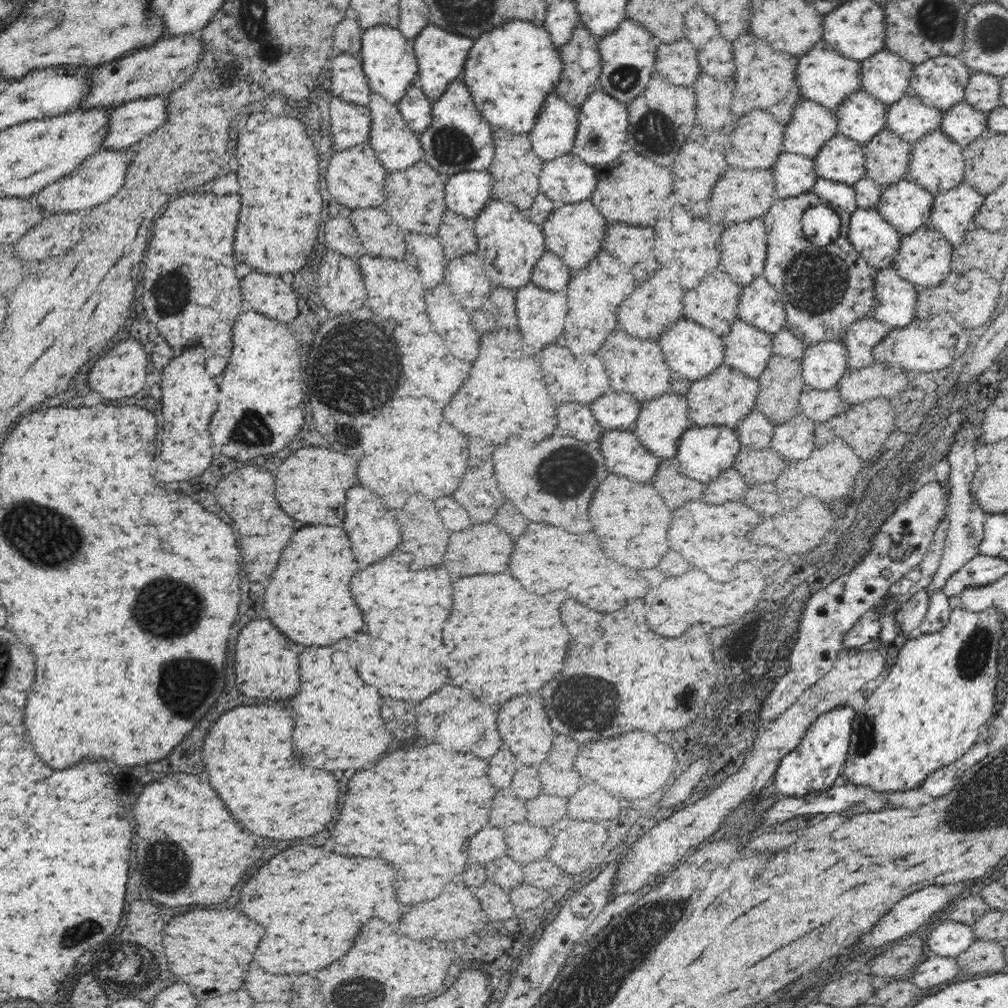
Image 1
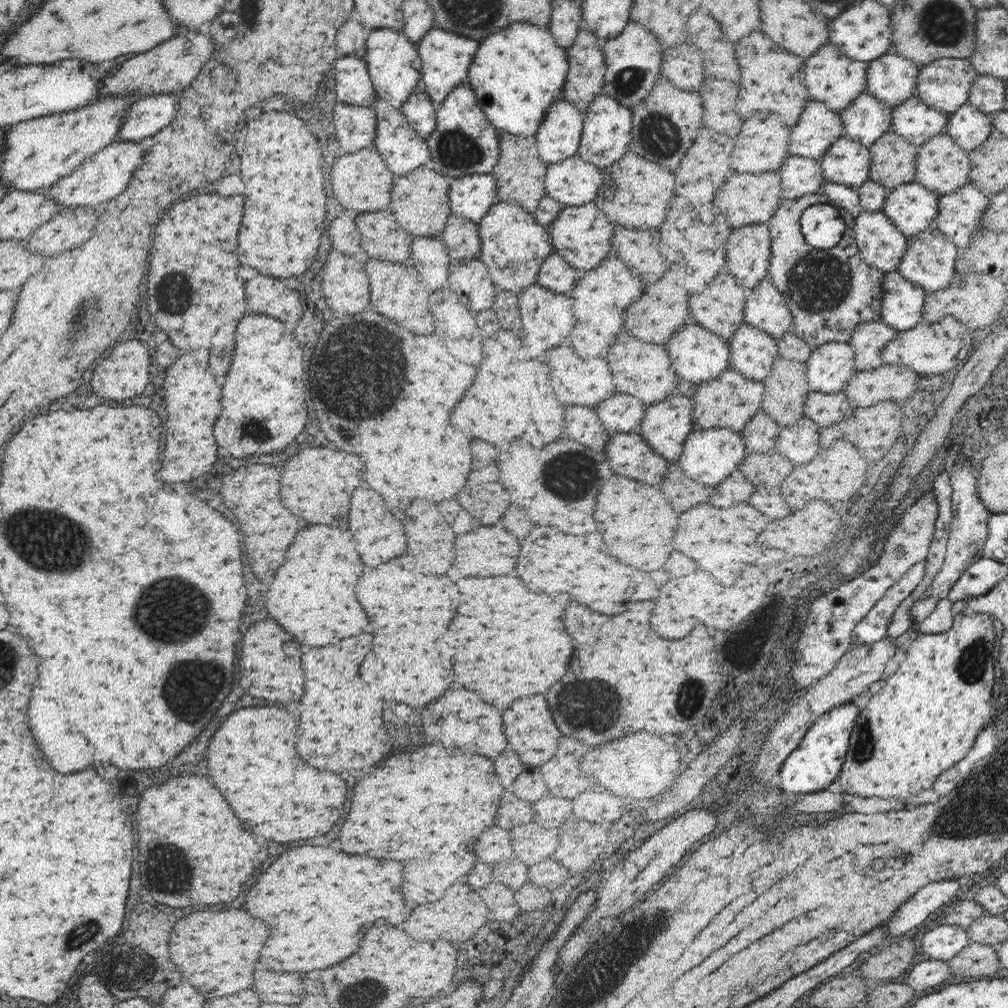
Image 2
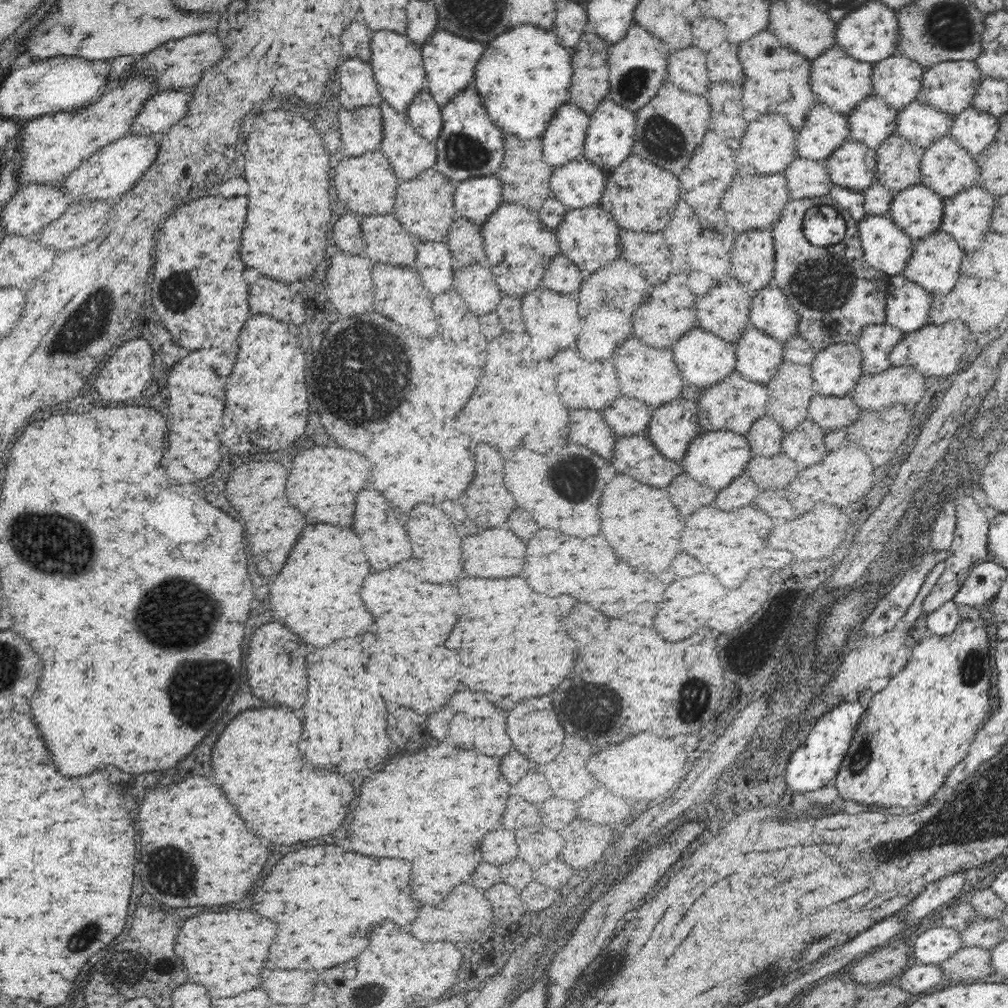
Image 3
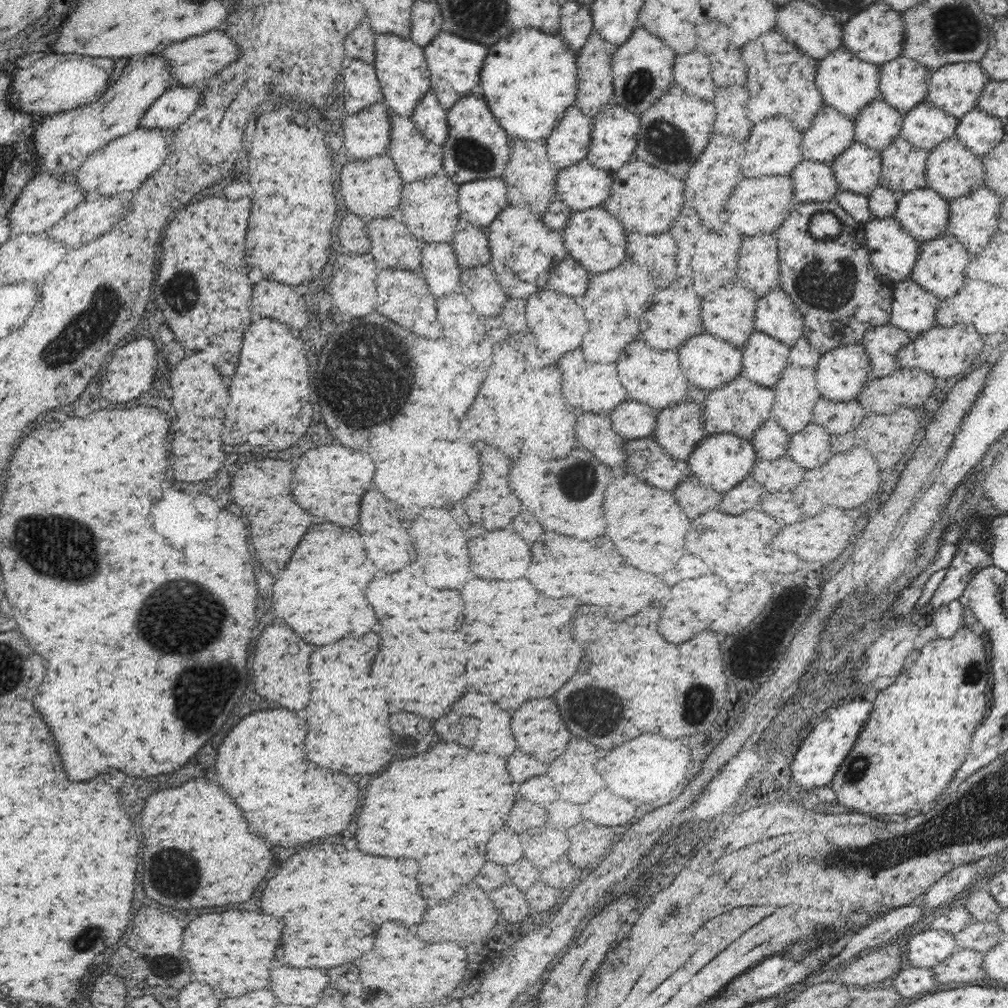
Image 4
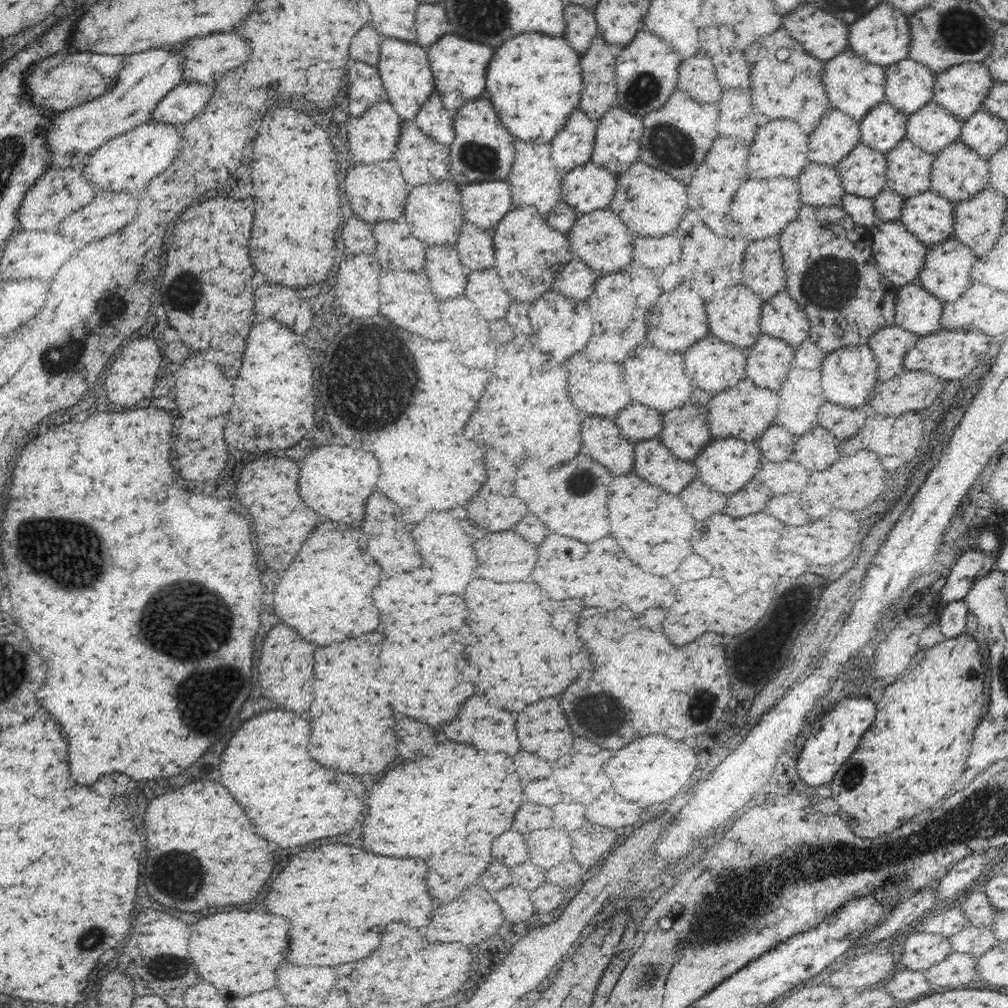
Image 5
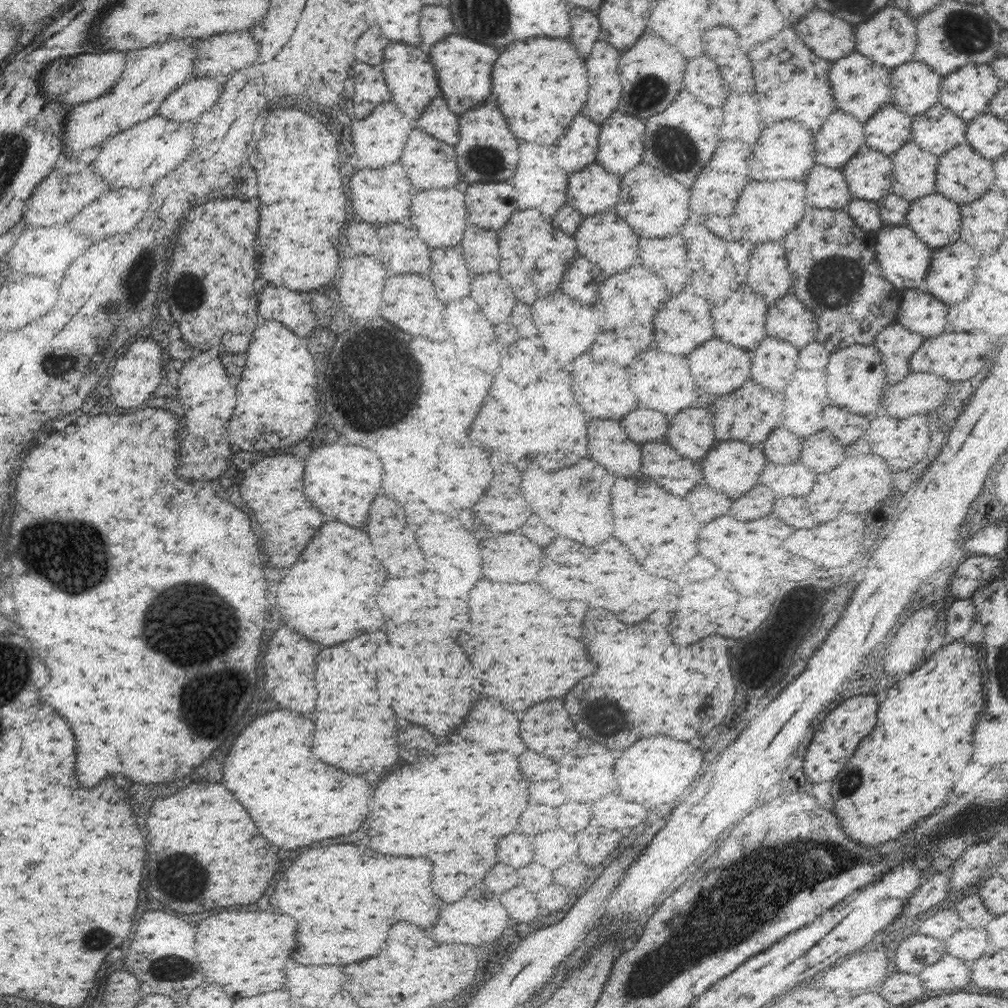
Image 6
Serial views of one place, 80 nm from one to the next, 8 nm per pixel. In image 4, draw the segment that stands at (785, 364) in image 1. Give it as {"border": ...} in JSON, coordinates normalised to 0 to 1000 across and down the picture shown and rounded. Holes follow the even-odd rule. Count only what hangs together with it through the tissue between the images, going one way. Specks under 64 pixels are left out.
{"border":[[[782,363],[769,381],[772,401],[766,407],[766,415],[778,423],[780,429],[792,429],[808,415],[808,401],[813,392],[810,382],[809,365]]]}

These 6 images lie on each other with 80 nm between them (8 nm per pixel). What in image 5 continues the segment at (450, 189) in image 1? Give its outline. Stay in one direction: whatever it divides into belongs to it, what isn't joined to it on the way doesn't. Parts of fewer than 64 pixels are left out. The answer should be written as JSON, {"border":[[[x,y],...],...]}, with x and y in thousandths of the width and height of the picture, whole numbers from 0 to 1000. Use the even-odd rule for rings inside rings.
{"border":[[[498,178],[463,182],[457,194],[460,216],[485,228],[511,206],[506,184]]]}

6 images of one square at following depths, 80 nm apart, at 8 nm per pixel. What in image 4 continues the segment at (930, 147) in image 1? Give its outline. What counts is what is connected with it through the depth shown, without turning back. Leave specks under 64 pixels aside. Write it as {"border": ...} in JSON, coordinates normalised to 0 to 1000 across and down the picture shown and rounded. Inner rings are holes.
{"border":[[[950,137],[937,140],[922,151],[919,163],[921,187],[937,196],[952,196],[964,190],[962,185],[974,181],[974,161]]]}

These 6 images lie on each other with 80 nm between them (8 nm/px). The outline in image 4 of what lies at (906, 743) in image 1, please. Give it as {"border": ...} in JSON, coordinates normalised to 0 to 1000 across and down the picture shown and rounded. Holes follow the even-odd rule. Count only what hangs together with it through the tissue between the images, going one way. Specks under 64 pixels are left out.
{"border":[[[956,620],[953,625],[950,625],[949,629],[946,629],[942,633],[935,633],[922,629],[914,636],[909,648],[906,650],[911,651],[911,655],[907,655],[907,659],[904,662],[897,664],[897,667],[889,673],[889,677],[885,681],[881,681],[879,685],[875,685],[873,690],[867,694],[865,712],[859,716],[855,728],[851,730],[843,748],[841,748],[838,756],[830,764],[827,776],[823,778],[823,782],[827,782],[827,786],[831,790],[829,795],[833,796],[833,800],[849,804],[849,806],[865,810],[865,812],[883,813],[881,810],[885,810],[885,808],[897,808],[901,804],[913,804],[913,802],[921,800],[923,796],[927,796],[935,788],[935,784],[944,776],[944,772],[946,772],[948,764],[952,762],[952,758],[958,754],[960,744],[962,744],[962,732],[964,732],[964,728],[968,726],[970,718],[974,716],[974,712],[978,708],[978,698],[980,698],[980,694],[978,694],[978,679],[980,679],[982,655],[978,650],[978,645],[976,645],[976,635],[978,633],[973,628],[969,628],[965,623],[959,624]]]}

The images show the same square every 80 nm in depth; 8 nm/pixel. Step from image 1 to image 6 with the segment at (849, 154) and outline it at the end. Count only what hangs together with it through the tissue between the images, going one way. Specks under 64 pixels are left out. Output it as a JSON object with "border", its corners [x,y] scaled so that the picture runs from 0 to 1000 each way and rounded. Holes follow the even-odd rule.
{"border":[[[855,145],[849,155],[835,167],[843,194],[873,200],[885,189],[886,163],[878,152]]]}

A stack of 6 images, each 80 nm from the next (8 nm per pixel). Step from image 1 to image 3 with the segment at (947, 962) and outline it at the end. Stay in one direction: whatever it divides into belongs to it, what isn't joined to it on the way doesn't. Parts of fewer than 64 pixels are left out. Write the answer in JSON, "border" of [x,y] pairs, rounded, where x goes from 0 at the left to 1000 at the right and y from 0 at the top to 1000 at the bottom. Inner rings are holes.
{"border":[[[904,955],[885,975],[903,986],[915,986],[919,982],[929,980],[933,974],[935,974],[933,958]]]}

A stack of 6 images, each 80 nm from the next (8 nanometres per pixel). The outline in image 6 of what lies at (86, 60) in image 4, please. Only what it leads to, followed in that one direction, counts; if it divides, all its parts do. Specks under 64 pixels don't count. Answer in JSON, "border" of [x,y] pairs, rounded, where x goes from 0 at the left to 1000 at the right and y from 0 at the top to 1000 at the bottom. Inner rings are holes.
{"border":[[[81,54],[75,58],[63,58],[52,63],[44,72],[41,73],[41,84],[43,91],[48,97],[53,97],[62,104],[78,104],[91,98],[100,96],[109,91],[116,83],[117,75],[121,71],[123,54]]]}

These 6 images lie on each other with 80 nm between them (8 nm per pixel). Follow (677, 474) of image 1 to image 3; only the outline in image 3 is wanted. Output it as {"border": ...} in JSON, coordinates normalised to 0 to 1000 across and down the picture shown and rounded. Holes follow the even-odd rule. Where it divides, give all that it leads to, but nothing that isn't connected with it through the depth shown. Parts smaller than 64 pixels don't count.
{"border":[[[677,470],[673,472],[665,484],[663,484],[663,490],[667,494],[667,498],[673,502],[673,506],[677,510],[687,510],[690,508],[692,504],[708,498],[708,488],[705,484],[698,484],[696,480],[692,480],[688,474],[685,474],[683,470]]]}

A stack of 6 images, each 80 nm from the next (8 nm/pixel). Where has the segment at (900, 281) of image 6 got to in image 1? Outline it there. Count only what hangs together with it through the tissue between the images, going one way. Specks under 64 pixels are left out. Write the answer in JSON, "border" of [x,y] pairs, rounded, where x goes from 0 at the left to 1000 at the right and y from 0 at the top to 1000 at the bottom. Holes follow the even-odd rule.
{"border":[[[851,206],[844,211],[842,239],[853,254],[871,268],[886,266],[895,232],[869,207]]]}

